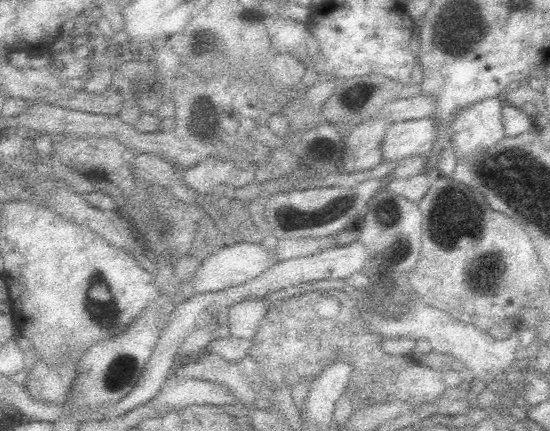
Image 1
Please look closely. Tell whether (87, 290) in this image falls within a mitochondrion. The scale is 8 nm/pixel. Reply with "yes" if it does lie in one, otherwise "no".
yes

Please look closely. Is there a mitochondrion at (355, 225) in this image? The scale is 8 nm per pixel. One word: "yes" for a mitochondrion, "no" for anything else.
no

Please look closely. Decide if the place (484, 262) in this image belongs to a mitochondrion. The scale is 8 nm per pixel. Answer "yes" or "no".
yes

